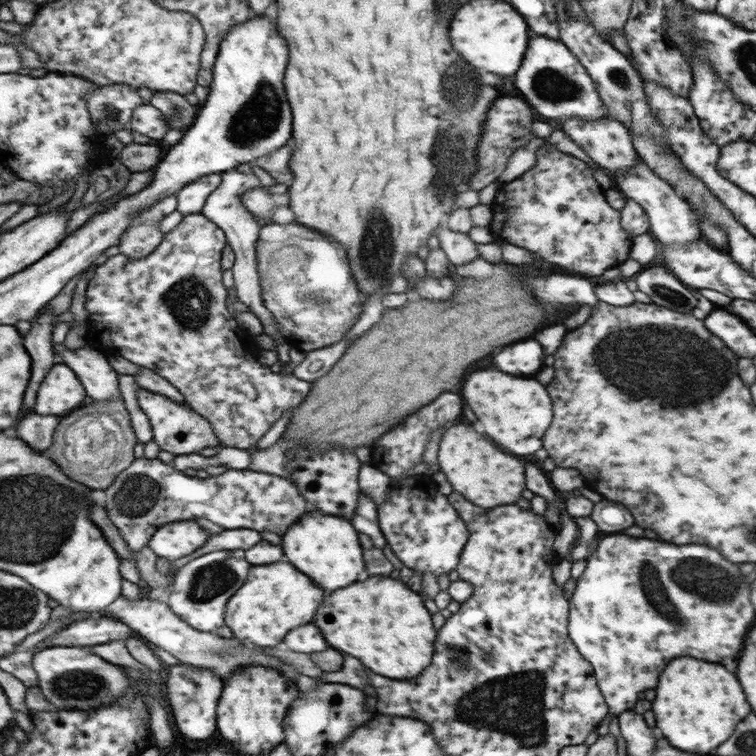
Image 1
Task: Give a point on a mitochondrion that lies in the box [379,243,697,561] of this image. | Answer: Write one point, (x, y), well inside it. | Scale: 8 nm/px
(624, 358)

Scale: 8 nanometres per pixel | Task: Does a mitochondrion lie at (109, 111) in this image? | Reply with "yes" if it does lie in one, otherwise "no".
yes

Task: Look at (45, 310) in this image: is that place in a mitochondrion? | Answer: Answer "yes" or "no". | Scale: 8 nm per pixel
no

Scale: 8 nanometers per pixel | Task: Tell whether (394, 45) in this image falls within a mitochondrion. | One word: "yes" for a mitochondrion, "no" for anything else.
no

